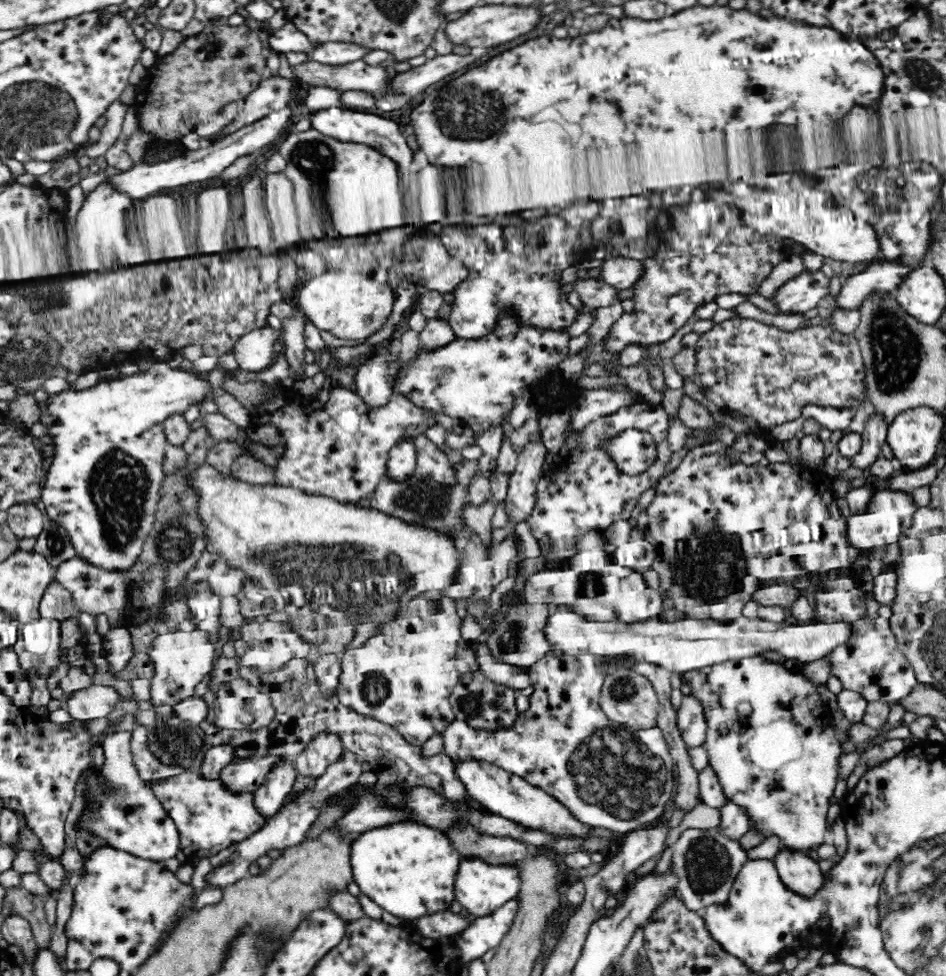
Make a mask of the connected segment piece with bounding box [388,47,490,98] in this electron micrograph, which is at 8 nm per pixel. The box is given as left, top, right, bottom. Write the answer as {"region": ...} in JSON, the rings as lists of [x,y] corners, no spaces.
{"region":[[[480,47],[473,49],[473,52],[466,54],[466,56],[454,53],[437,55],[428,59],[421,66],[412,67],[403,73],[396,73],[388,89],[406,94],[409,98],[414,97],[423,93],[428,86],[442,80],[448,74],[470,66],[478,58],[483,60],[489,58],[489,54],[488,48]]]}

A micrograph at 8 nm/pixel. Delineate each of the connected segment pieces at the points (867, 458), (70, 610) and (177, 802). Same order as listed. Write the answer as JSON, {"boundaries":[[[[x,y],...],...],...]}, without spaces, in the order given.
{"boundaries":[[[[872,415],[861,435],[863,445],[860,452],[851,458],[852,466],[860,470],[870,470],[872,464],[882,457],[882,446],[887,442],[887,428],[880,417]]],[[[52,581],[48,585],[40,601],[39,611],[41,618],[60,622],[79,618],[82,613],[73,594],[58,581]]],[[[188,771],[176,777],[154,781],[152,791],[176,823],[180,833],[181,851],[189,860],[200,860],[216,855],[232,843],[240,842],[265,825],[256,813],[253,794],[231,791],[220,780],[203,780],[197,771]]]]}

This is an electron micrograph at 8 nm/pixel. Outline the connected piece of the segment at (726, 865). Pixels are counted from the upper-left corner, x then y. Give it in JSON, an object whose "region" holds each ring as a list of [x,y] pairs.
{"region":[[[716,827],[708,830],[690,829],[685,830],[674,844],[672,861],[680,877],[678,891],[683,903],[688,910],[700,913],[711,904],[726,902],[730,887],[747,862],[747,854],[739,841],[728,841],[718,835]]]}

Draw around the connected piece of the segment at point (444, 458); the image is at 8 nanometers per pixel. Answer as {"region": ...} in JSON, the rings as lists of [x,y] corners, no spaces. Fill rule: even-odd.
{"region":[[[424,434],[414,439],[417,448],[416,466],[412,474],[404,478],[394,478],[391,474],[384,474],[378,482],[378,486],[366,496],[370,500],[370,506],[389,514],[393,518],[409,526],[428,529],[454,543],[459,554],[463,554],[465,544],[472,538],[473,531],[470,530],[464,518],[464,506],[468,504],[468,484],[464,484],[458,478],[457,468],[450,464],[453,460],[448,454],[435,446]]]}

